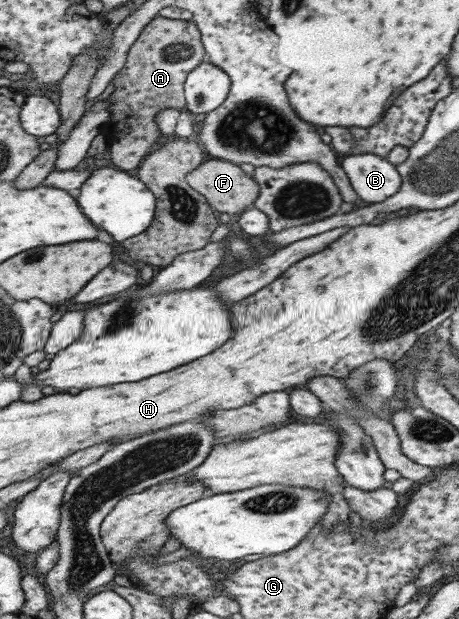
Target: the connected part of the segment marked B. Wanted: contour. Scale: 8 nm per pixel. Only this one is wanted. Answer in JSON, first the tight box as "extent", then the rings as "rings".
{"extent":[341,154,402,208],"rings":[[[349,154],[342,160],[341,165],[349,175],[355,192],[363,201],[369,203],[371,208],[377,203],[385,202],[388,198],[394,197],[402,188],[402,174],[398,171],[396,164],[389,162],[388,158],[377,154]]]}

